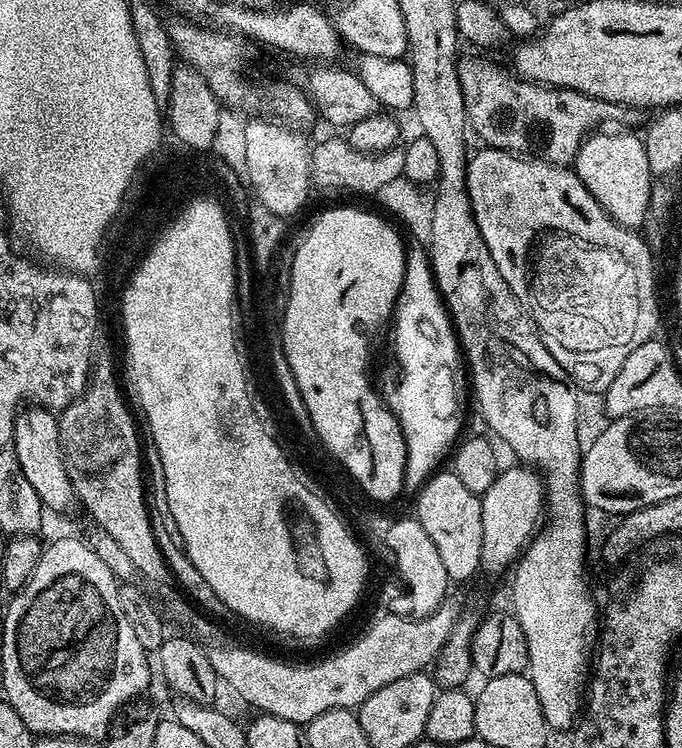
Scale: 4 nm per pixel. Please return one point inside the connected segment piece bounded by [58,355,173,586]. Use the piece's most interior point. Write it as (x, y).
(102, 452)

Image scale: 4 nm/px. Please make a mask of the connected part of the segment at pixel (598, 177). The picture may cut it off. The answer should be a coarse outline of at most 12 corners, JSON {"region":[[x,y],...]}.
{"region":[[597,131],[574,170],[624,228],[643,229],[654,185],[643,139]]}

